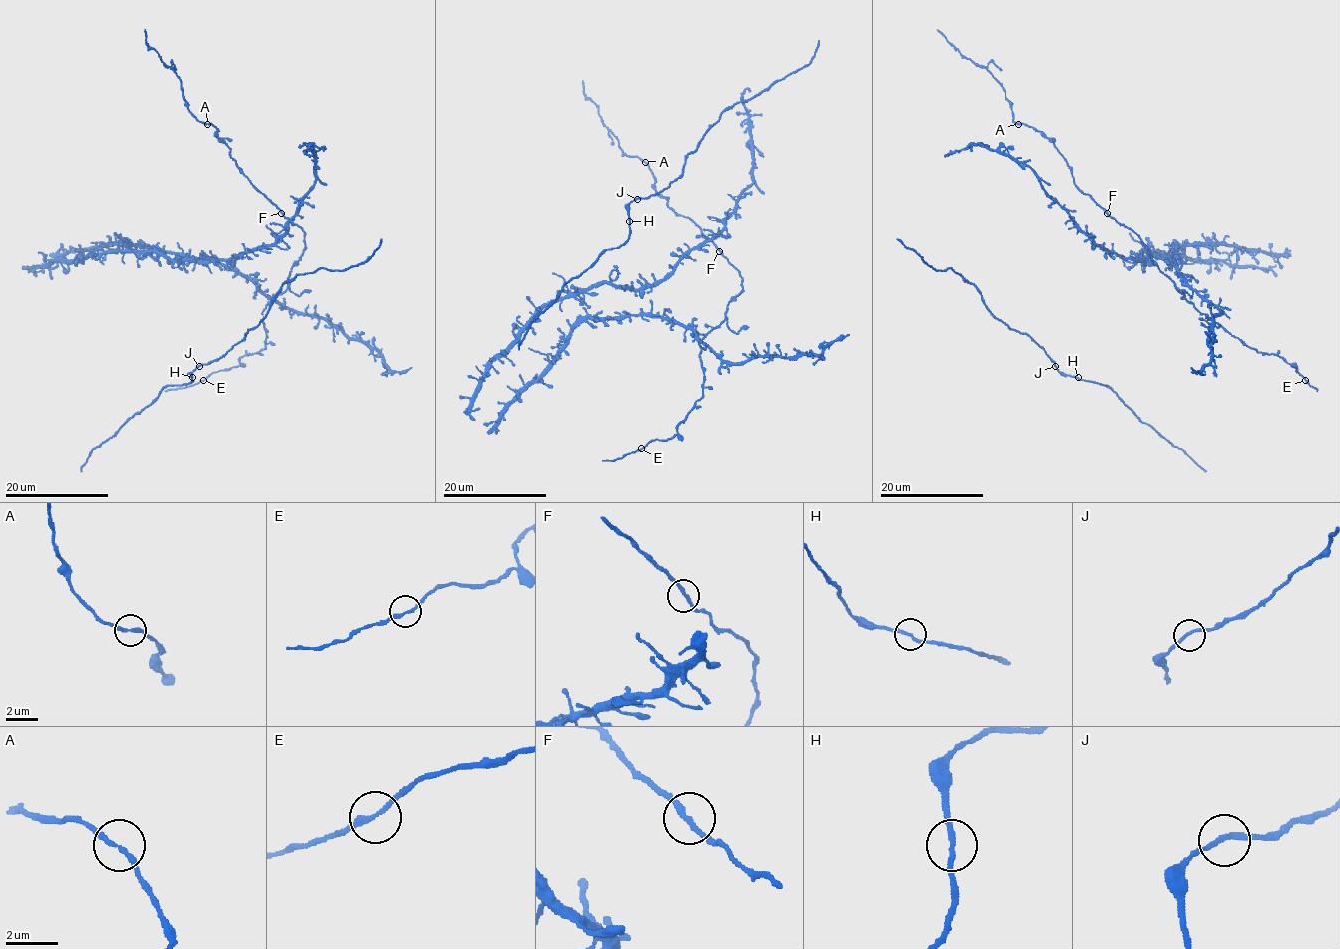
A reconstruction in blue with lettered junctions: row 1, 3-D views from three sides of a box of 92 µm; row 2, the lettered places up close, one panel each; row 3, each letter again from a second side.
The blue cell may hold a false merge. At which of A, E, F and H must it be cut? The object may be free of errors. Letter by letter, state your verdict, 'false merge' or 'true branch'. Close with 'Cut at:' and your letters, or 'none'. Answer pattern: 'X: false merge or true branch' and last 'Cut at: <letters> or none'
A: true branch
E: true branch
F: true branch
H: true branch
Cut at: none

